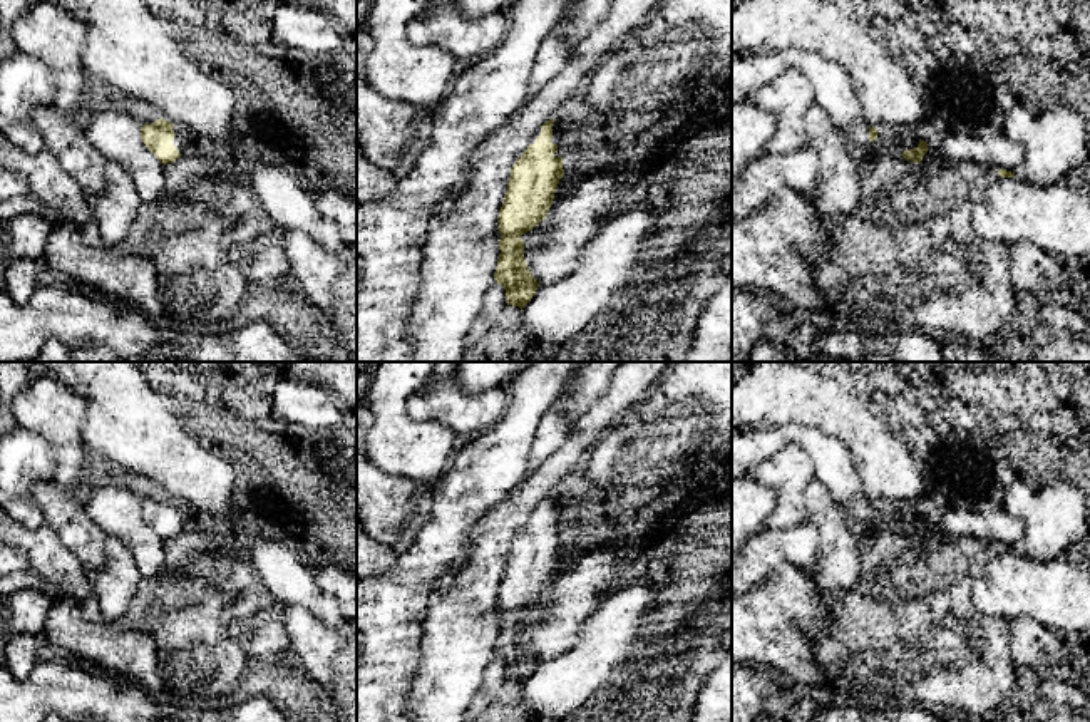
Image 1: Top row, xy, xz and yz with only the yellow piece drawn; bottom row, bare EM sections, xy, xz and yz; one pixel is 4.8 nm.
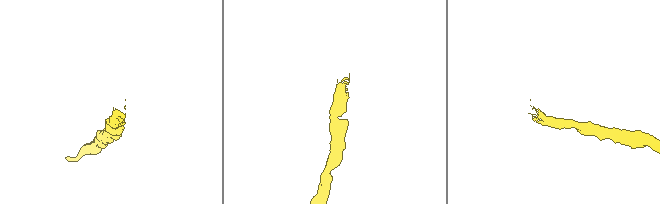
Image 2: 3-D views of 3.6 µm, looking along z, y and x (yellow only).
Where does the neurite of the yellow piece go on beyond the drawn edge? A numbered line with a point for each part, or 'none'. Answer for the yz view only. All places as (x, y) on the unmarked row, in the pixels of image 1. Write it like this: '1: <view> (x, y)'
1: yz (832, 466)

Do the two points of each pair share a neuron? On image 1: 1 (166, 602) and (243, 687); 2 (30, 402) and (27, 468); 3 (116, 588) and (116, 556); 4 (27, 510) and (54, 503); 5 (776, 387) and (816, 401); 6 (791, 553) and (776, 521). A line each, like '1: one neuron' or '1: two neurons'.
1: one neuron
2: two neurons
3: one neuron
4: two neurons
5: one neuron
6: two neurons

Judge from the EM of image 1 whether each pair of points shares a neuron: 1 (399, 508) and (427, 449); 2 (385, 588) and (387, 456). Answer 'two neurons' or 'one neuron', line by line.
1: two neurons
2: two neurons

